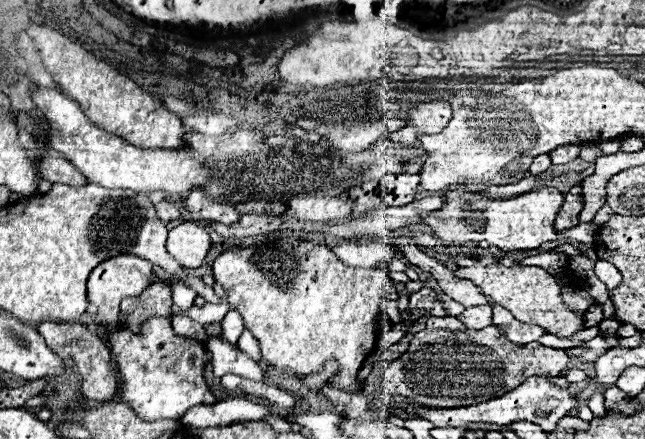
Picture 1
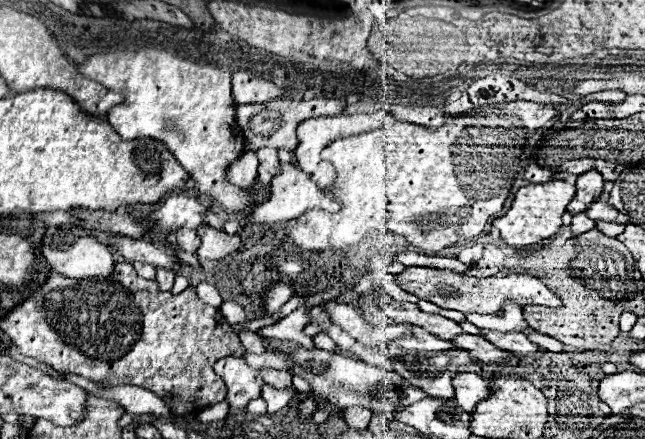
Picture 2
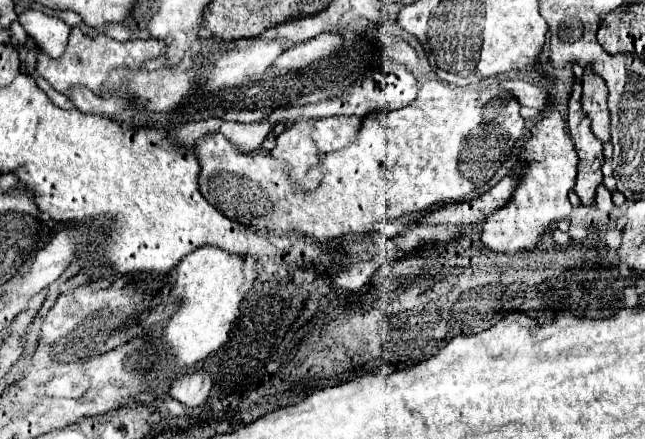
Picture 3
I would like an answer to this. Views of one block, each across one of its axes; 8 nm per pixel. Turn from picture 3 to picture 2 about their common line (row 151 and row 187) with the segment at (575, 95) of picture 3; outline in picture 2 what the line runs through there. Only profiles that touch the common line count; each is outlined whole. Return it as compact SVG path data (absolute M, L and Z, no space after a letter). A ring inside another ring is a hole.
M596 170L584 172L584 174L578 176L578 180L576 180L576 196L574 196L574 200L568 204L566 210L568 210L570 214L586 212L588 206L590 206L596 198L600 198L602 186L604 186L604 180L602 180L602 176L600 176Z

